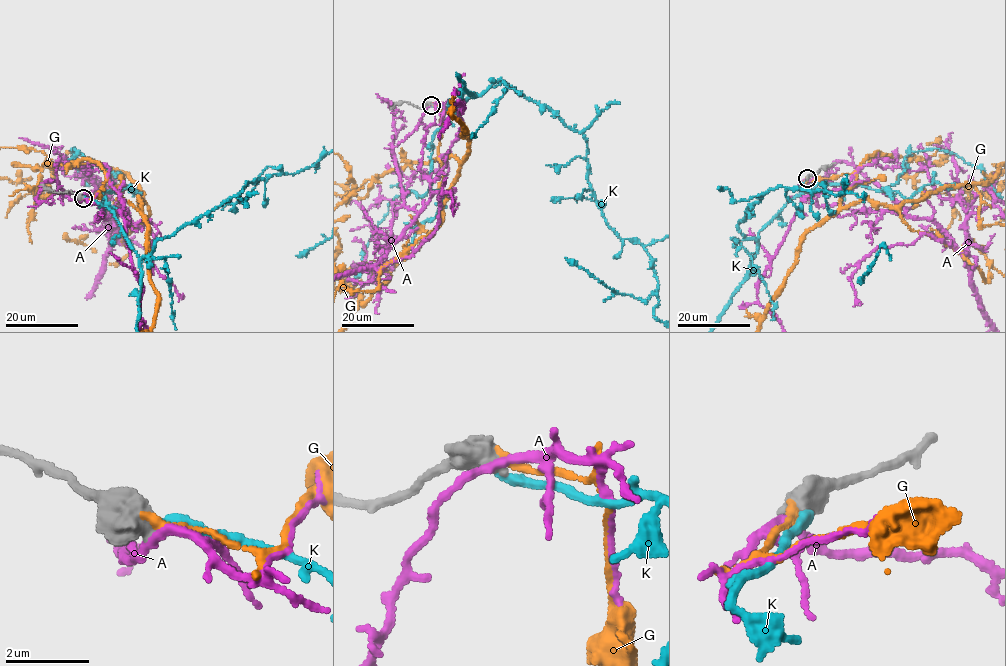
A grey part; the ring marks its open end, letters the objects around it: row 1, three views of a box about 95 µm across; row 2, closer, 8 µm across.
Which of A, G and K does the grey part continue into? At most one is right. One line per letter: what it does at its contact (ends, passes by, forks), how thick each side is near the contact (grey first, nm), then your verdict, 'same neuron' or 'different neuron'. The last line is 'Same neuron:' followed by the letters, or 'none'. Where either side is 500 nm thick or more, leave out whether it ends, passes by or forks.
A: calibres 600 and 200 nm; different neuron
G: calibres 700 and 200 nm; different neuron
K: calibres 600 and 280 nm; same neuron
Same neuron: K

